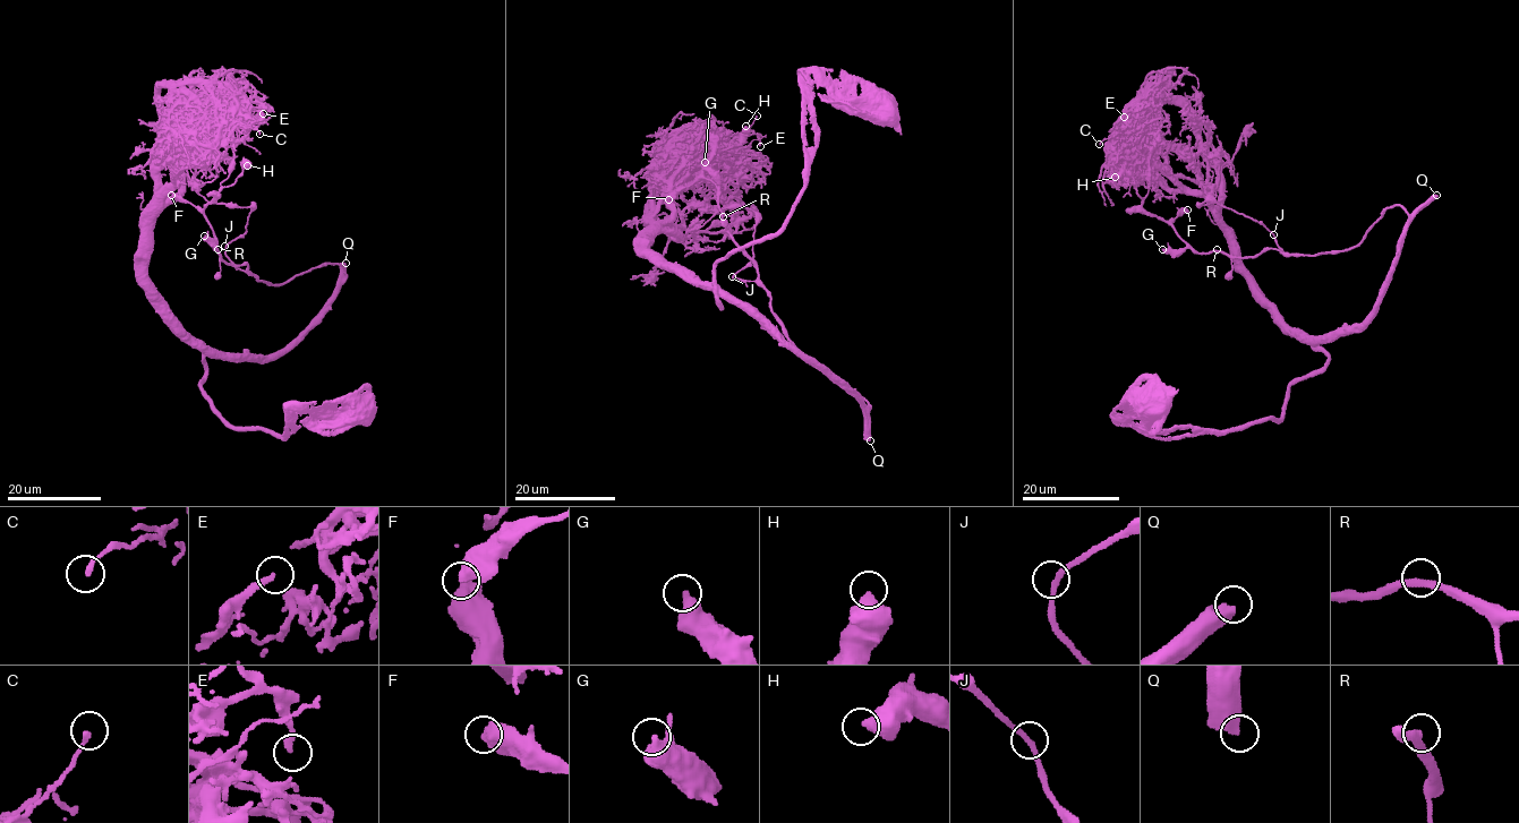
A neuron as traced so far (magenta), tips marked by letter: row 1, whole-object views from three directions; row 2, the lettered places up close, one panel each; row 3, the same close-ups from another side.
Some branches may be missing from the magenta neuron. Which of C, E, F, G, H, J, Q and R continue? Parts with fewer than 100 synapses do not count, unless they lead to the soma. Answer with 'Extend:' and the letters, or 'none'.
Extend: Q

